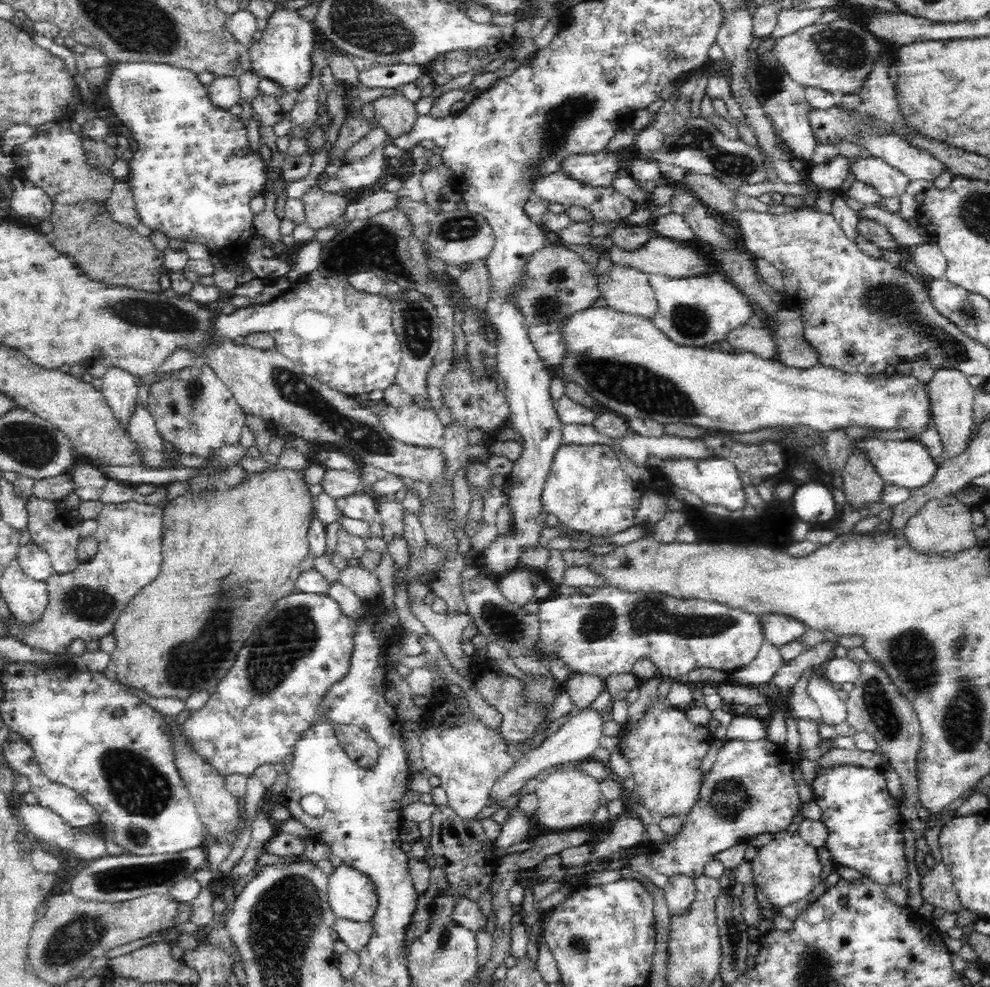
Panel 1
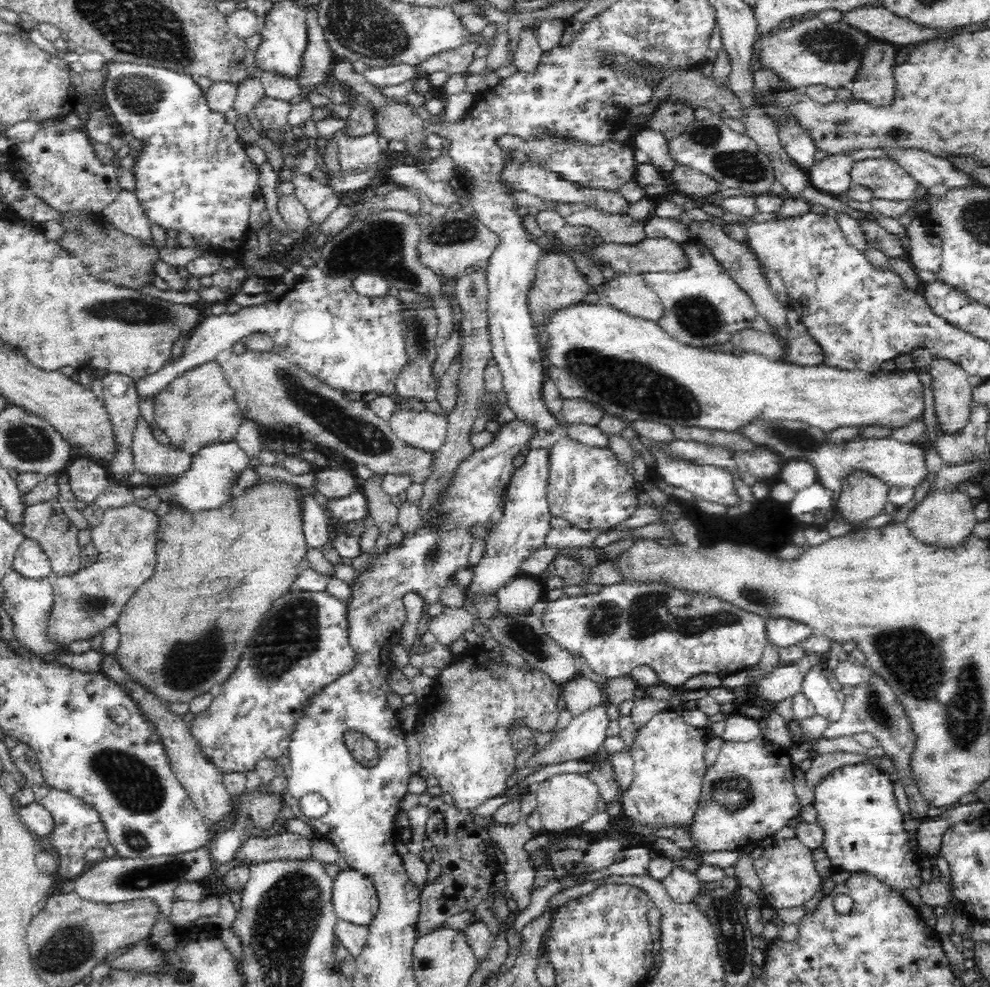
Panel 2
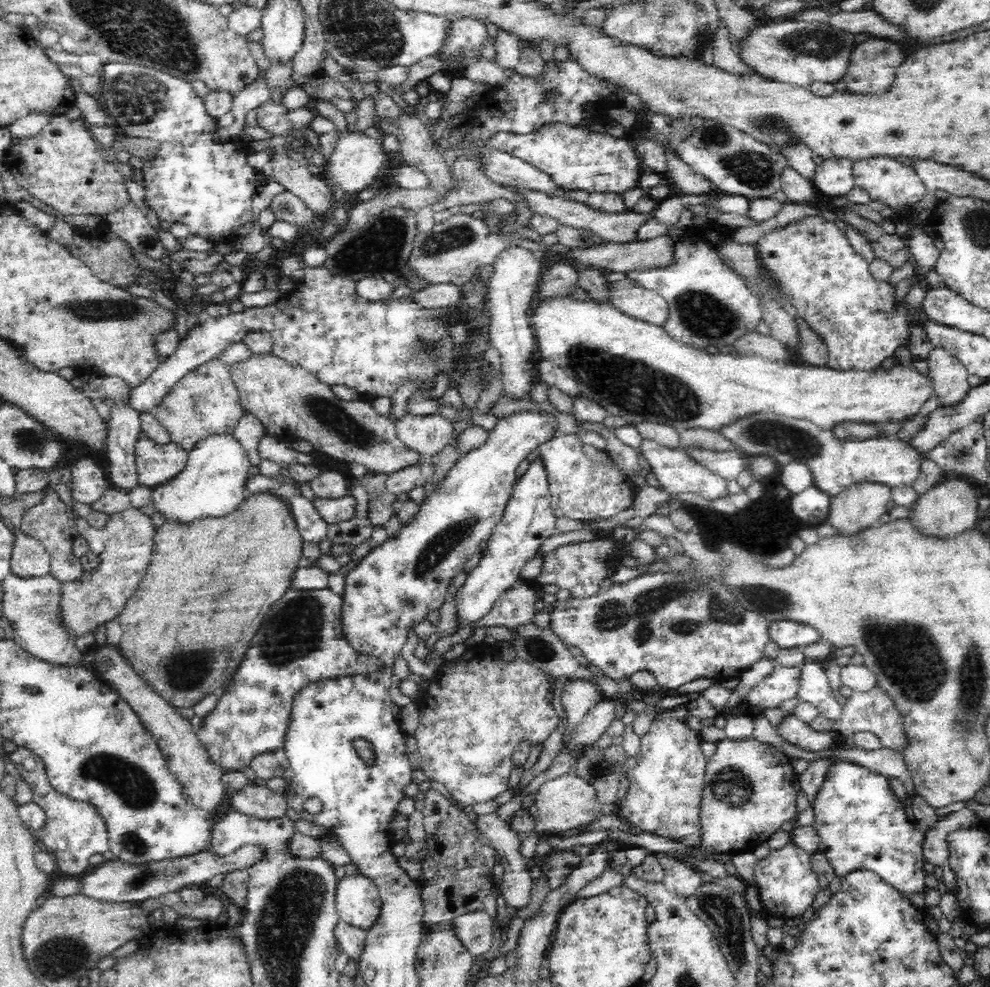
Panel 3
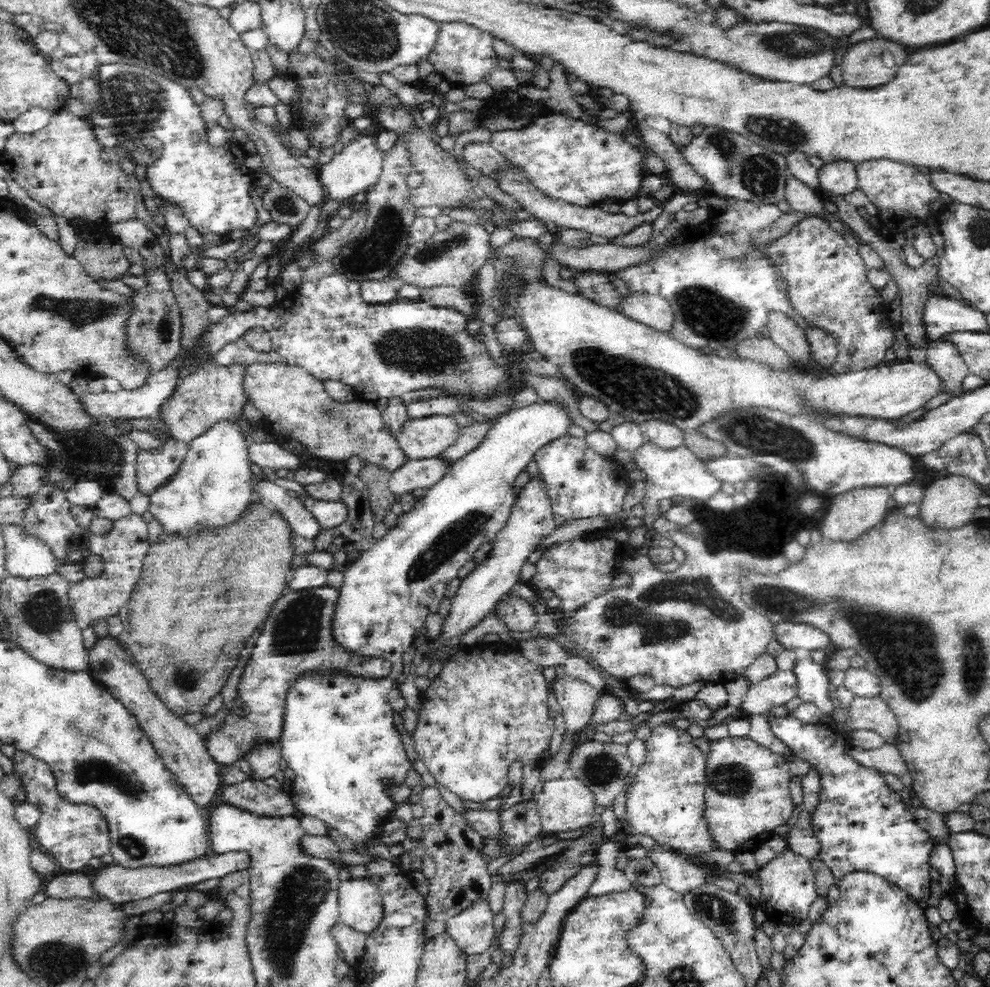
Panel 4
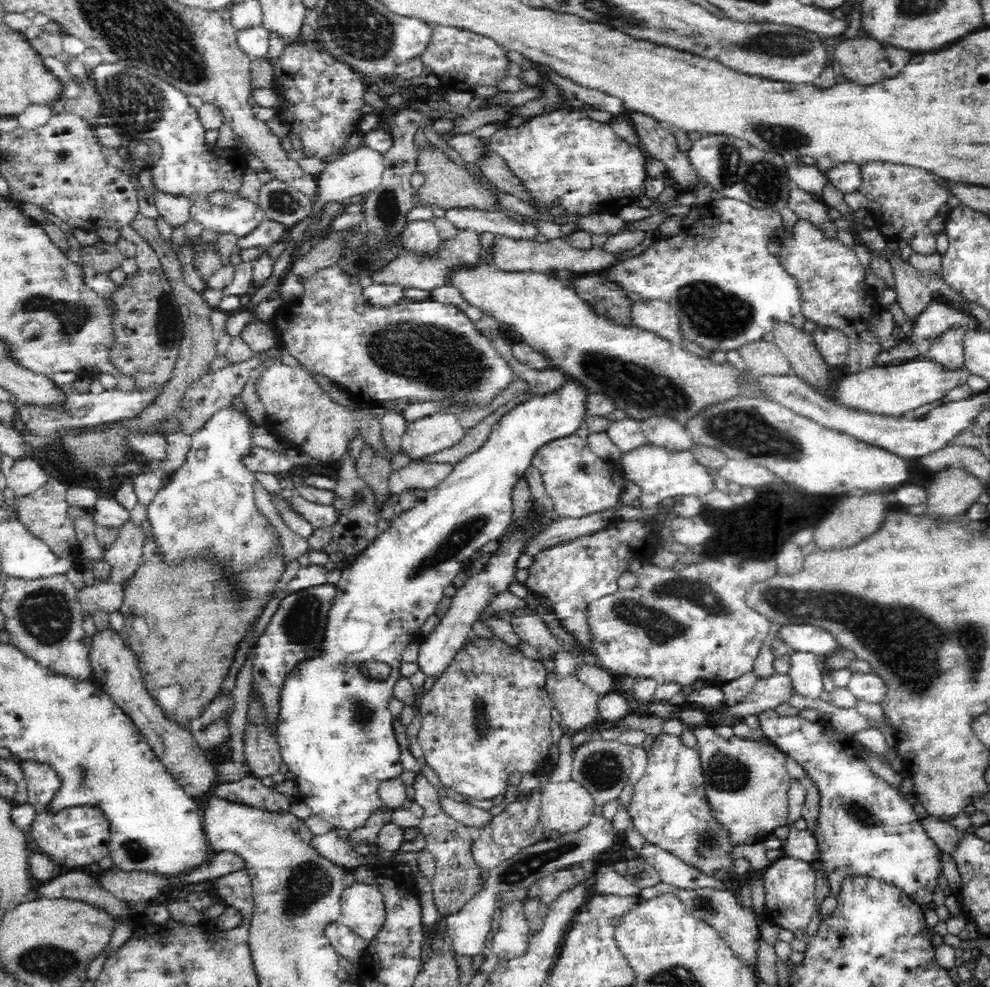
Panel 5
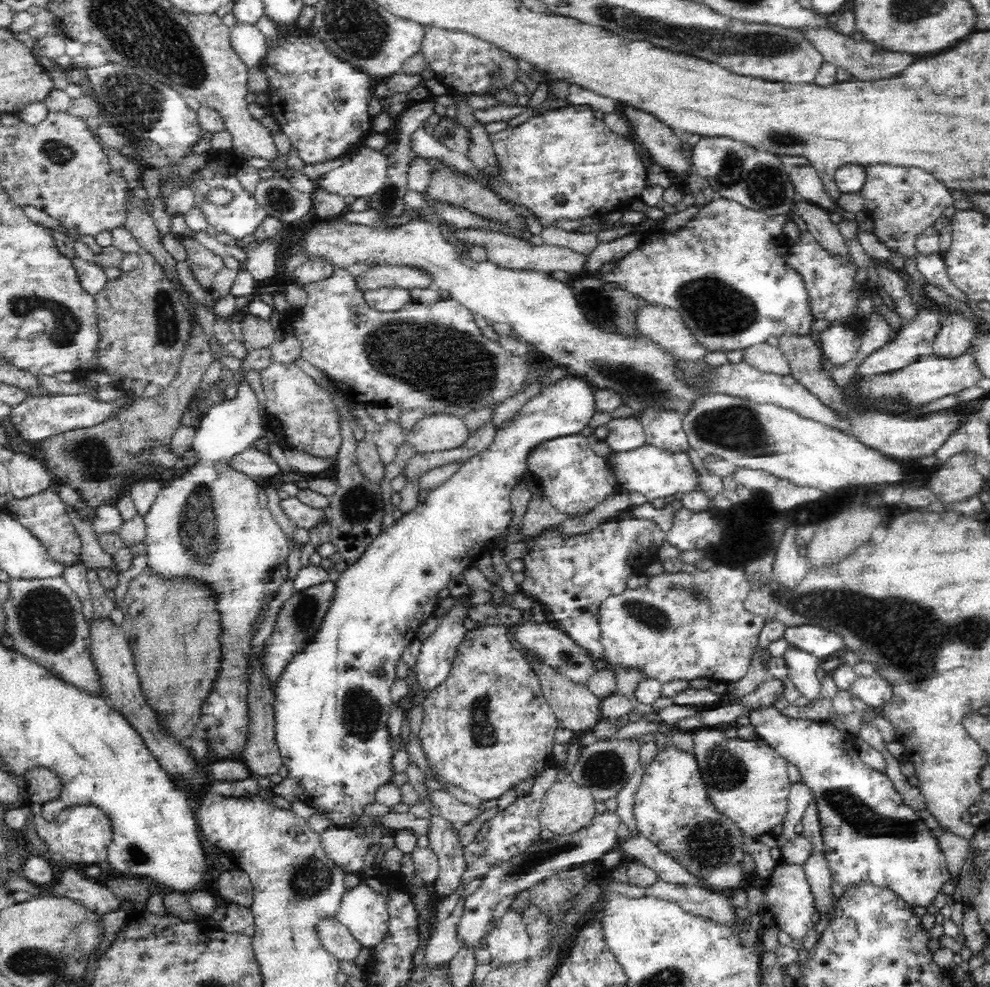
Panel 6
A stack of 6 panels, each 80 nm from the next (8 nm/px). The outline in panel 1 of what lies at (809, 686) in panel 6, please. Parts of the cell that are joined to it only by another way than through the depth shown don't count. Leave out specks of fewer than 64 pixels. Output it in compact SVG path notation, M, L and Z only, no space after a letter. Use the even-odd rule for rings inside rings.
M814 671L810 675L807 691L819 706L823 722L828 724L830 728L838 731L839 735L848 734L854 738L856 731L849 731L847 728L846 702L840 701L838 691L832 688L820 674L814 673Z

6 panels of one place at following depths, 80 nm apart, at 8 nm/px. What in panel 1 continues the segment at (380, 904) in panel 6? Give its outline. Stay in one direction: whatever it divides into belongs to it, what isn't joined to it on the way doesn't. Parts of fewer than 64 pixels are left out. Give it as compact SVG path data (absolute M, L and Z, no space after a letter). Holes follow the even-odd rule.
M340 864L328 874L327 901L337 919L370 920L377 909L374 882L362 872Z

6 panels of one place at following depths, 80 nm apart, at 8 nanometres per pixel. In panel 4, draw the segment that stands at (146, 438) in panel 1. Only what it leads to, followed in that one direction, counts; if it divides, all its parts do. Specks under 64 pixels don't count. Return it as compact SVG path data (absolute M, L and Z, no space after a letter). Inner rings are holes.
M173 438L161 449L142 449L137 452L137 485L142 494L149 495L165 485L180 470L189 447Z

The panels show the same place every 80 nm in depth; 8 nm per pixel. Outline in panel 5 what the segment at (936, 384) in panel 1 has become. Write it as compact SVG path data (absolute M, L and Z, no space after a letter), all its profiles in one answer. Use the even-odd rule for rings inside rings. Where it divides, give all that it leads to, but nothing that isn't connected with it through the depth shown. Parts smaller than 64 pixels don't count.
M950 330L931 344L926 357L935 364L939 364L943 372L962 372L965 357L961 339L966 333L968 331Z

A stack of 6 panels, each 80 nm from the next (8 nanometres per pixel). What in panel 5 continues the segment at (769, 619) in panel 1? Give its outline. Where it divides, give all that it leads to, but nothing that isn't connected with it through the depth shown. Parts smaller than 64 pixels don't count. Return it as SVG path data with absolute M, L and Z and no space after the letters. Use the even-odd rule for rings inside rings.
M783 624L779 626L778 636L791 651L828 655L838 648L835 638L829 632L812 625Z

